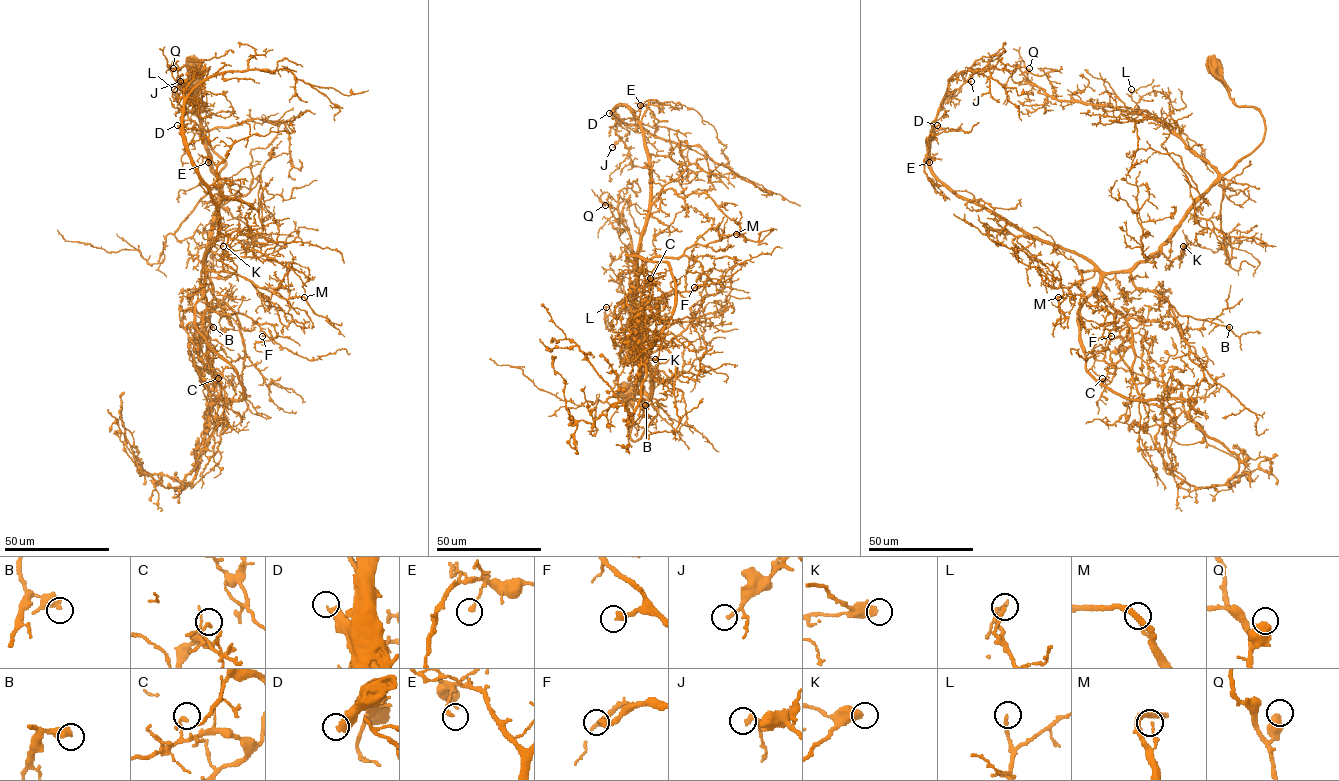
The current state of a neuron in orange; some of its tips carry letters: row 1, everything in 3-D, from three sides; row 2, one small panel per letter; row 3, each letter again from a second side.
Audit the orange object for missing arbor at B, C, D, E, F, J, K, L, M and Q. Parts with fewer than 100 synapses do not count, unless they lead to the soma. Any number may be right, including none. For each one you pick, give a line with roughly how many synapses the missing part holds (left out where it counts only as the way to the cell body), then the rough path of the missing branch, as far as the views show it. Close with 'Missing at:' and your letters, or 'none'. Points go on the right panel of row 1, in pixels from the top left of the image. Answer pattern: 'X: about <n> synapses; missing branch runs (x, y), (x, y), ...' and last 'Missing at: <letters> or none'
D: about 300 synapses; missing branch runs (937, 125), (978, 103), (1020, 105)
Missing at: D

